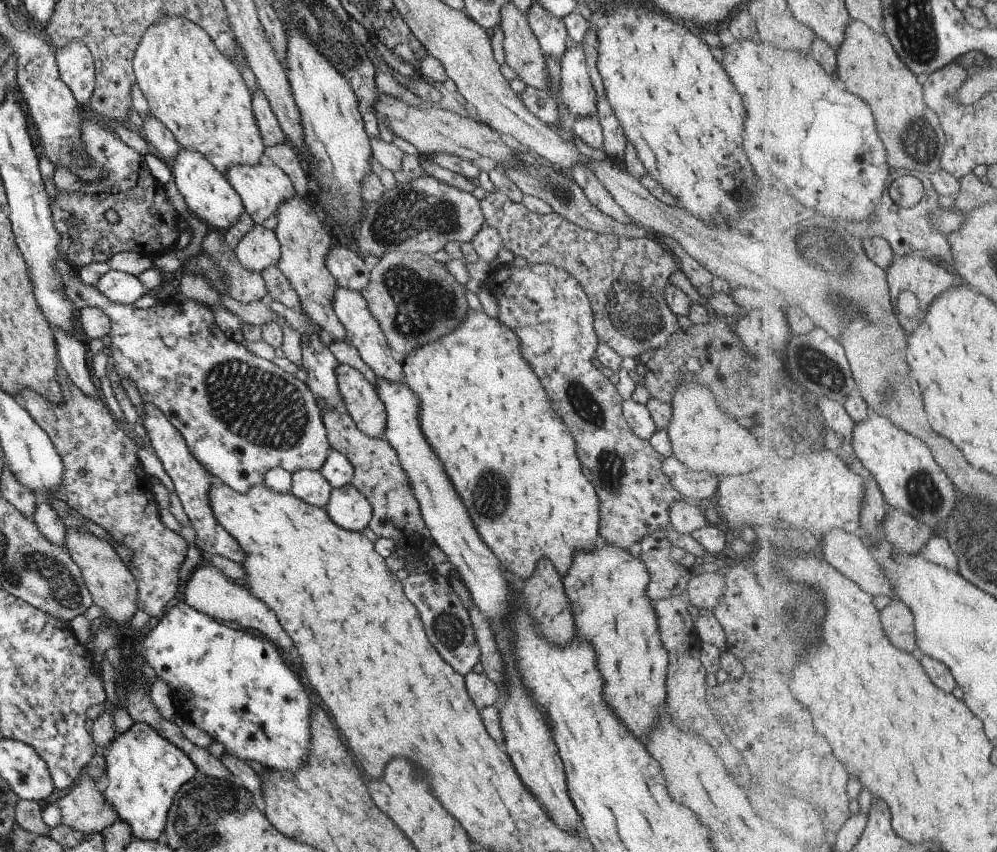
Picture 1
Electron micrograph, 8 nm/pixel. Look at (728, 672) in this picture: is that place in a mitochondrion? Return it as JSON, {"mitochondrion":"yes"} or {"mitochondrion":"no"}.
{"mitochondrion":"no"}

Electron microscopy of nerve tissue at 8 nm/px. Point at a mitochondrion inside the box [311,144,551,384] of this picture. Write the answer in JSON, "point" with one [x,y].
{"point":[421,302]}

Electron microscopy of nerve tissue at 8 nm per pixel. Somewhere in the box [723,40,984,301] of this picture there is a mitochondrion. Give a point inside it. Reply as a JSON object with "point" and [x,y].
{"point":[915,140]}

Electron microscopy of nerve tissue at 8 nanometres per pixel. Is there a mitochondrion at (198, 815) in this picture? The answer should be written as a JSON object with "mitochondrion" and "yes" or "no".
{"mitochondrion":"yes"}

